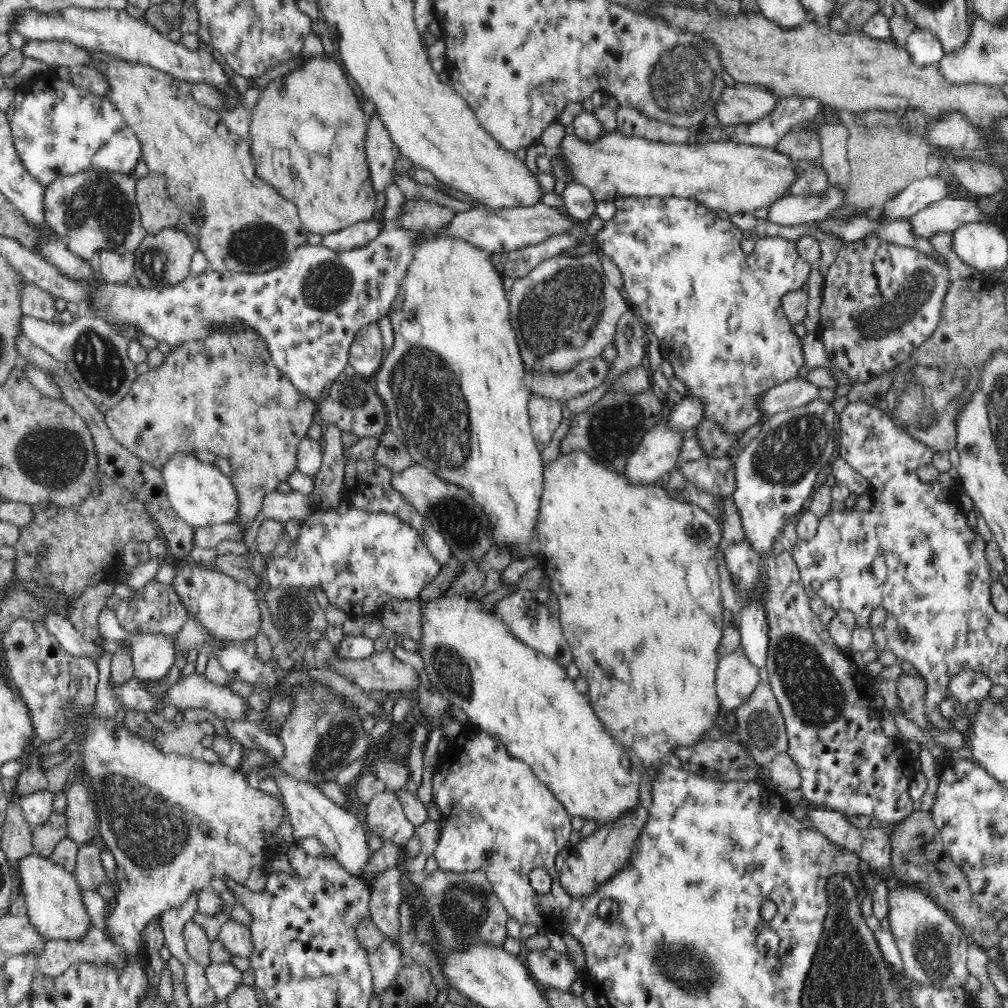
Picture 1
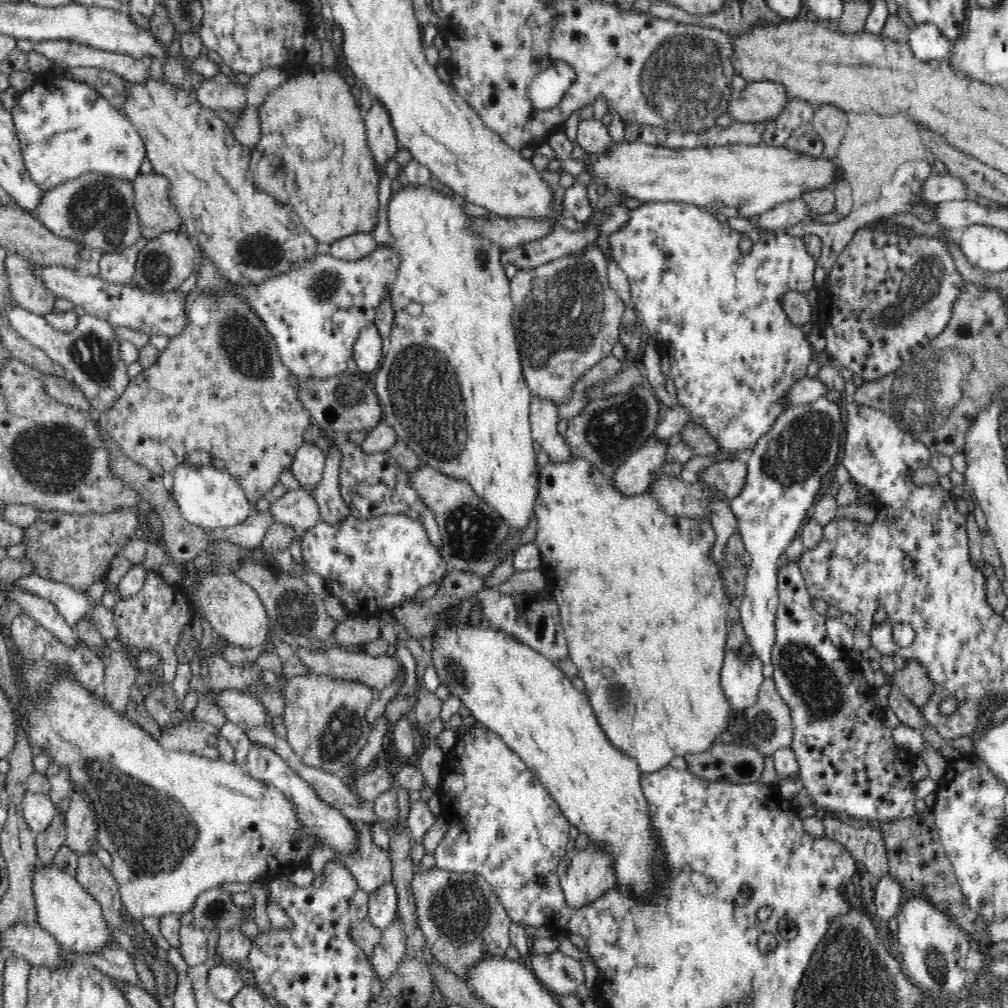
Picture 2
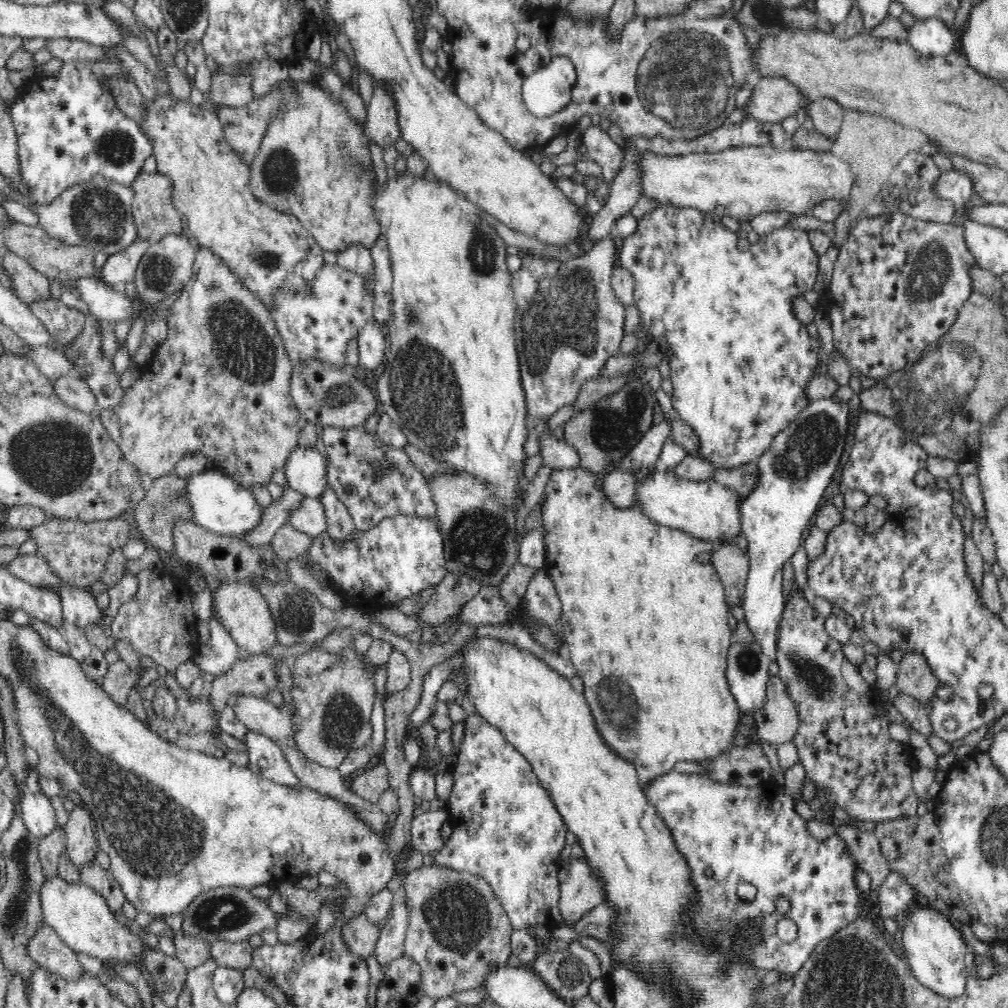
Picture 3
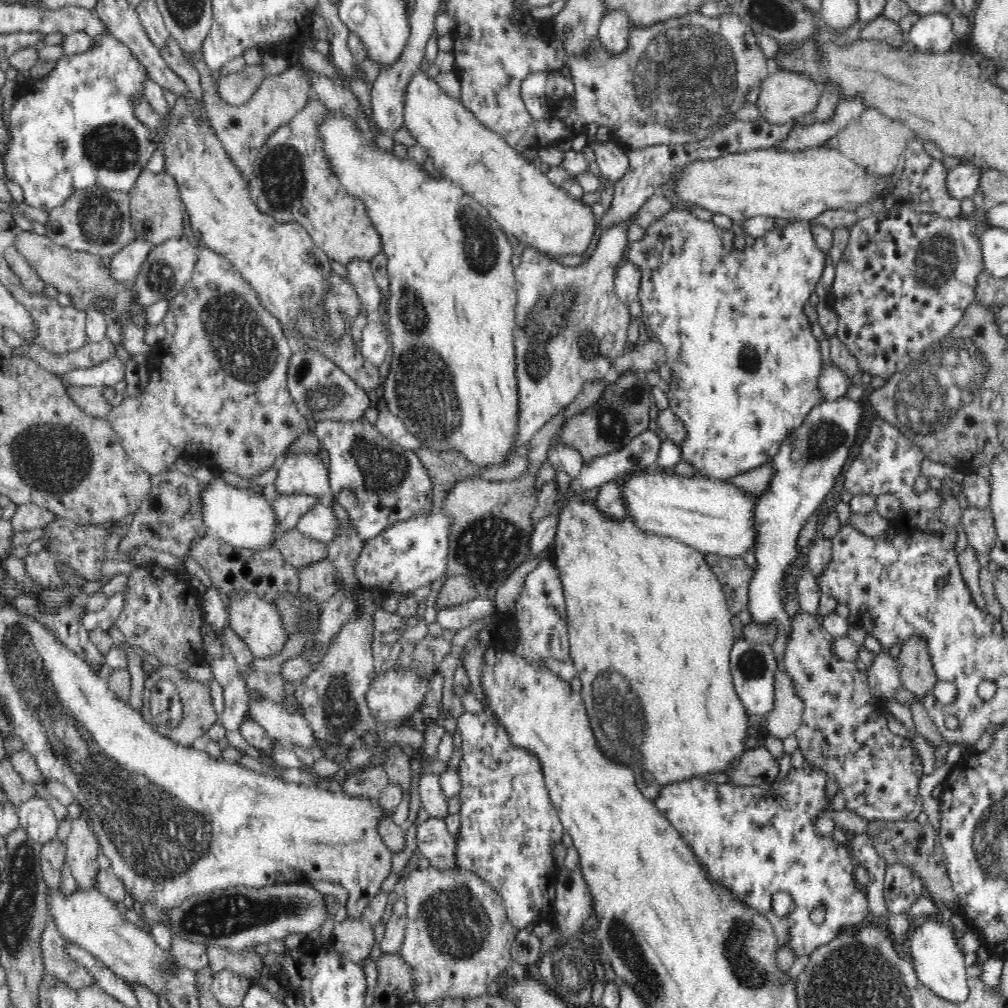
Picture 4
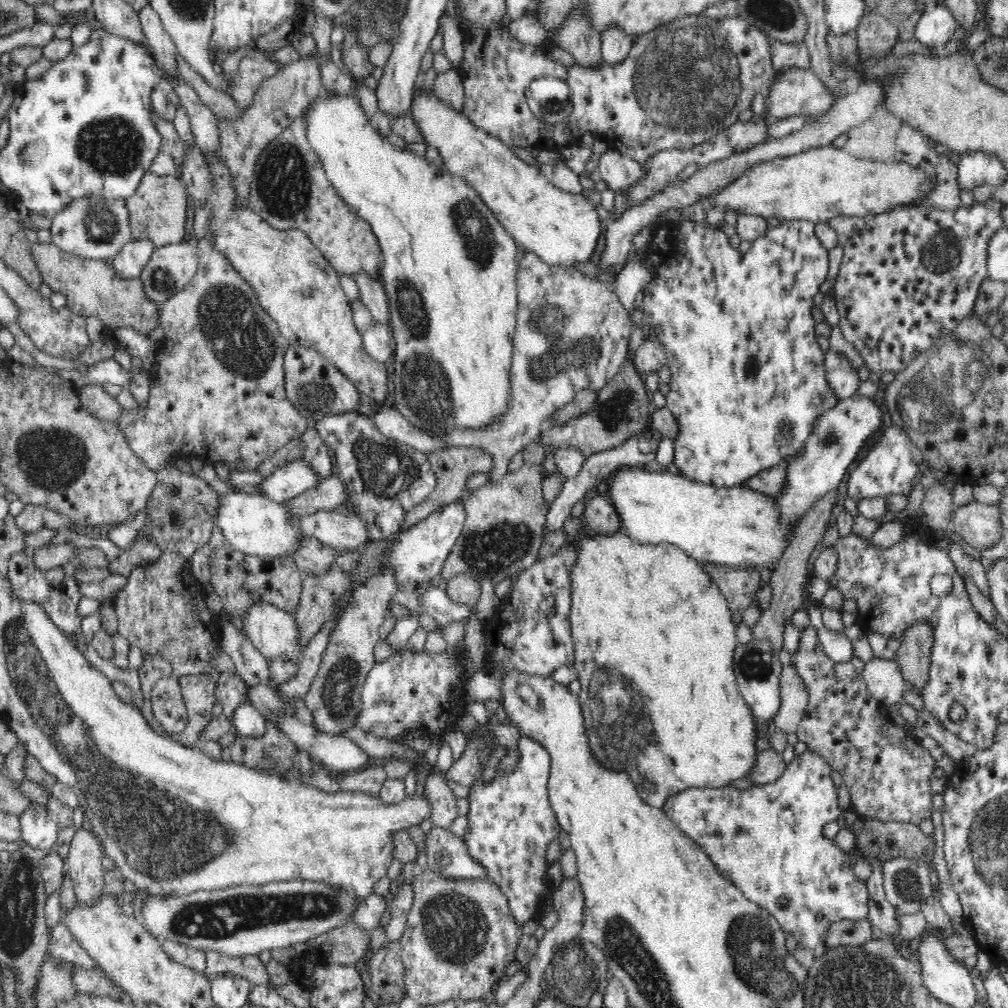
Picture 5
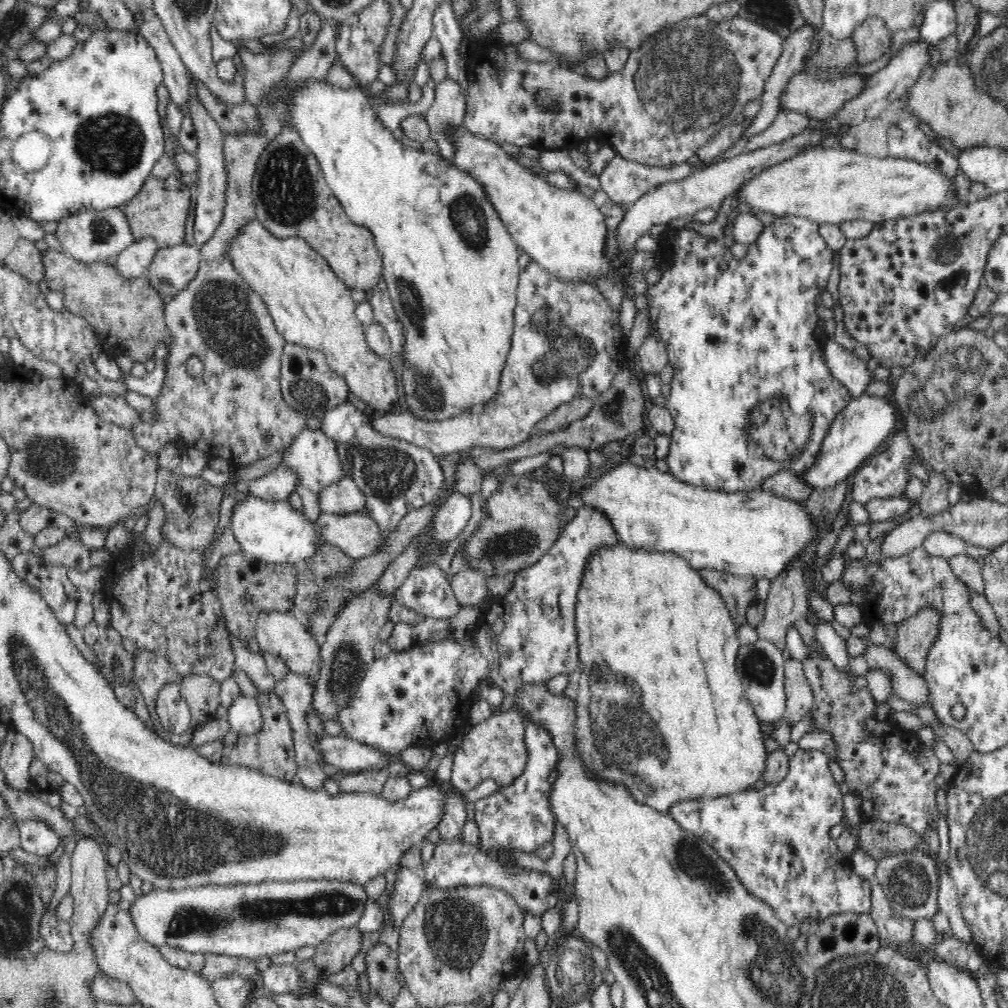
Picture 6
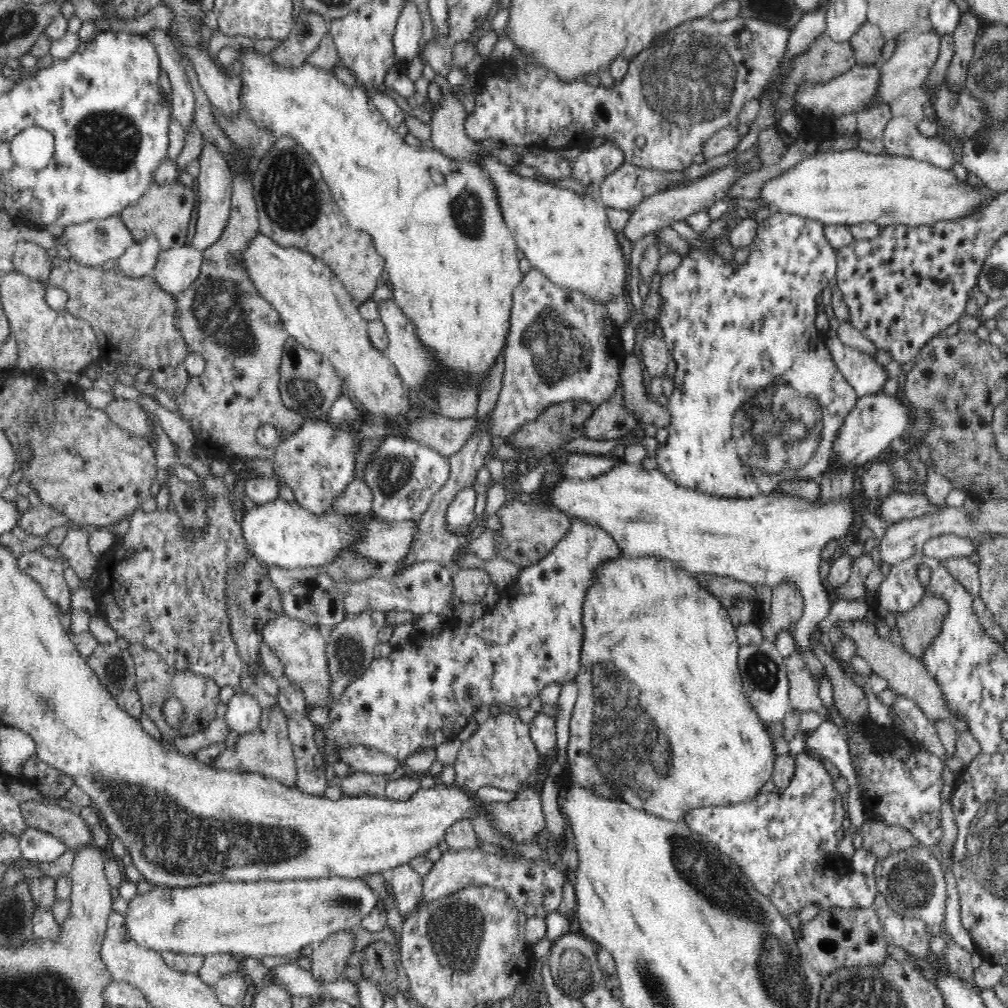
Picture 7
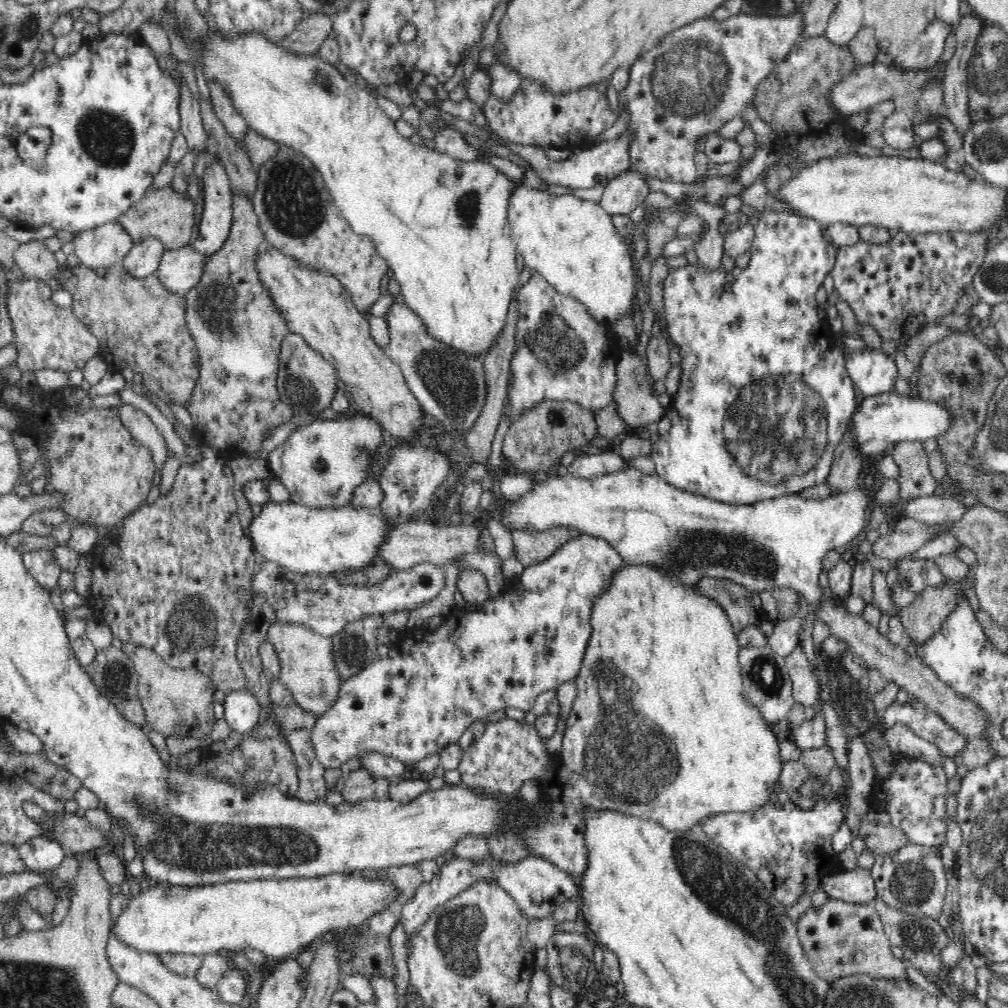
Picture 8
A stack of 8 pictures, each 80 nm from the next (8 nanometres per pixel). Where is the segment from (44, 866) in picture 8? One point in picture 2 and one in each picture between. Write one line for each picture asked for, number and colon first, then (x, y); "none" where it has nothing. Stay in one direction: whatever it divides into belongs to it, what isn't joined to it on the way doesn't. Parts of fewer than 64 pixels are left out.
2: (38, 810)
3: (38, 815)
4: (37, 819)
5: (38, 827)
6: (36, 837)
7: (36, 845)

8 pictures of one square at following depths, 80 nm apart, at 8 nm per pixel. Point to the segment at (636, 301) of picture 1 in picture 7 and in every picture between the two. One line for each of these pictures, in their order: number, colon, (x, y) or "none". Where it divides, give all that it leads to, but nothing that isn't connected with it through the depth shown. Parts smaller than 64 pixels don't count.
2: (734, 354)
3: (740, 360)
4: (744, 363)
5: (747, 382)
6: (751, 395)
7: (757, 399)

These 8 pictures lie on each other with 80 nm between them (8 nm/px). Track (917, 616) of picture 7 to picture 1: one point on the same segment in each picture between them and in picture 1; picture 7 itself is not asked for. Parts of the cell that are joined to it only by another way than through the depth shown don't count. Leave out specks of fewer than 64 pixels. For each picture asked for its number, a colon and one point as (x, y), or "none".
1: (911, 690)
2: (912, 680)
3: (914, 677)
4: (916, 672)
5: (914, 654)
6: (917, 634)

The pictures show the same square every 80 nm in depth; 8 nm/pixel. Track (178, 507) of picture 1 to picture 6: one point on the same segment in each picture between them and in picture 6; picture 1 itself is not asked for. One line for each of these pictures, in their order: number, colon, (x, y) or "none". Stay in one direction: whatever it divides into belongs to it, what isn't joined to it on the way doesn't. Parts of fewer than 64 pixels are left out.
2: (208, 497)
3: (227, 509)
4: (239, 516)
5: (256, 525)
6: (272, 531)

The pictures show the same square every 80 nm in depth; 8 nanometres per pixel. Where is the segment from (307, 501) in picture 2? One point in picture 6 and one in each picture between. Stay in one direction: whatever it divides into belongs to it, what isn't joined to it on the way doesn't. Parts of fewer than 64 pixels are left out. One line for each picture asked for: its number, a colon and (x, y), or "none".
3: (309, 518)
4: (319, 522)
5: (340, 530)
6: (357, 535)

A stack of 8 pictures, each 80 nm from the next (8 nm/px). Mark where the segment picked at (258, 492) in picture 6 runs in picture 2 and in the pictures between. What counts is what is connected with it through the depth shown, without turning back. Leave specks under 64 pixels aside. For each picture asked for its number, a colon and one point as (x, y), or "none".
2: (308, 463)
3: (306, 469)
4: (304, 473)
5: (294, 478)

